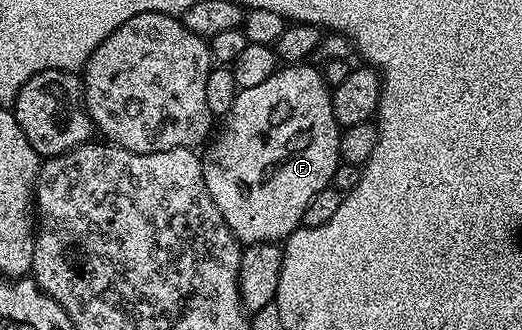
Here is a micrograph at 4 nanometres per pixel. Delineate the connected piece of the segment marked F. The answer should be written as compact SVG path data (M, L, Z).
M308 62L282 66L274 75L267 77L267 81L254 85L251 89L238 90L235 105L231 105L229 112L220 120L219 130L212 136L208 146L204 148L201 168L203 169L203 181L207 185L207 193L211 193L211 201L215 201L219 213L223 213L223 221L227 221L231 233L242 245L251 243L280 244L282 241L288 240L301 226L303 209L307 209L311 197L315 197L315 193L319 193L319 189L332 184L337 164L341 162L339 141L343 129L335 121L335 113L331 109L331 89L325 84L325 78L322 77L320 70L316 66L314 68L309 66Z

